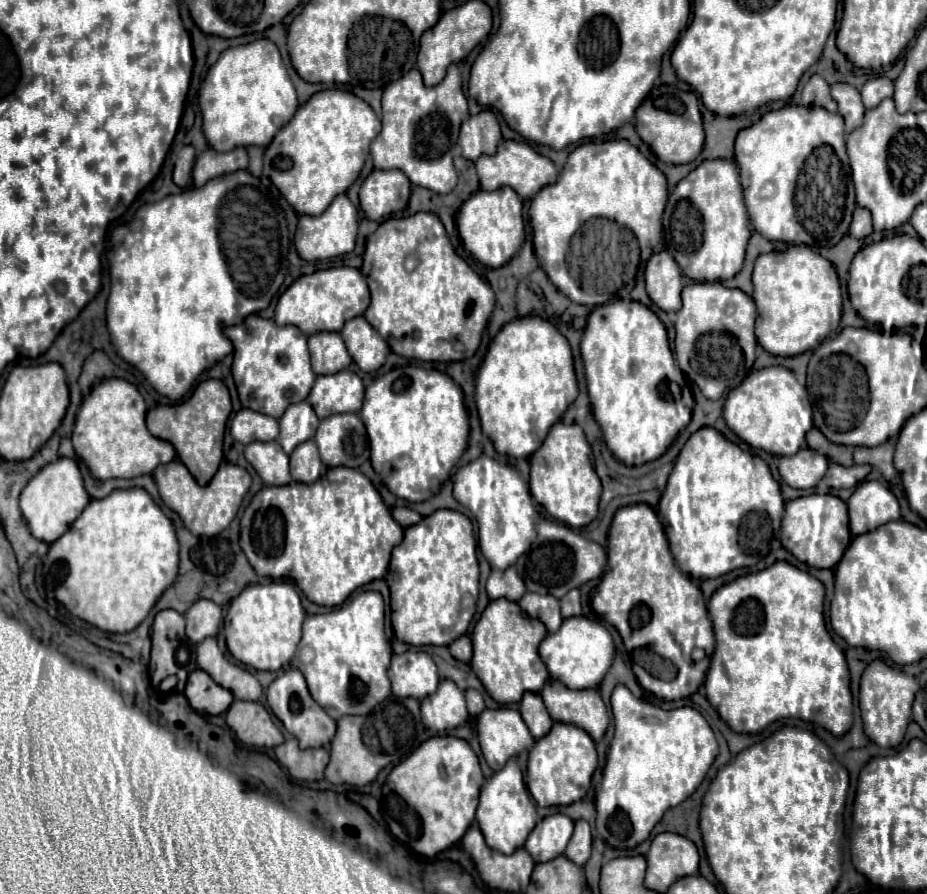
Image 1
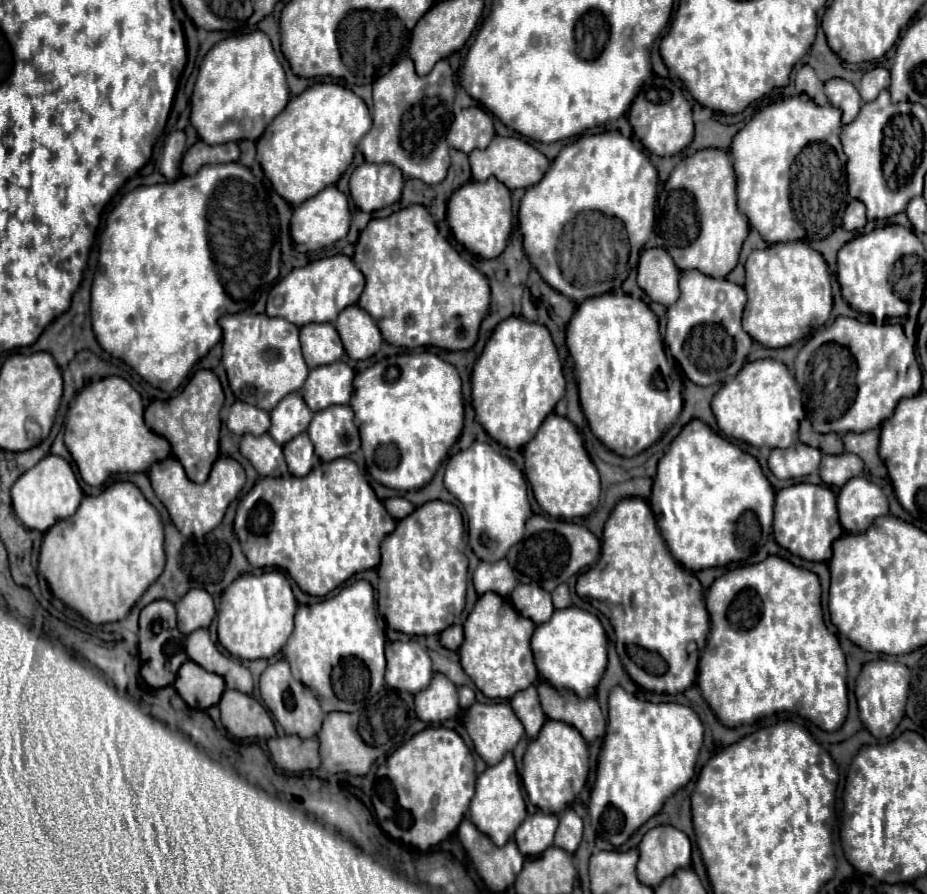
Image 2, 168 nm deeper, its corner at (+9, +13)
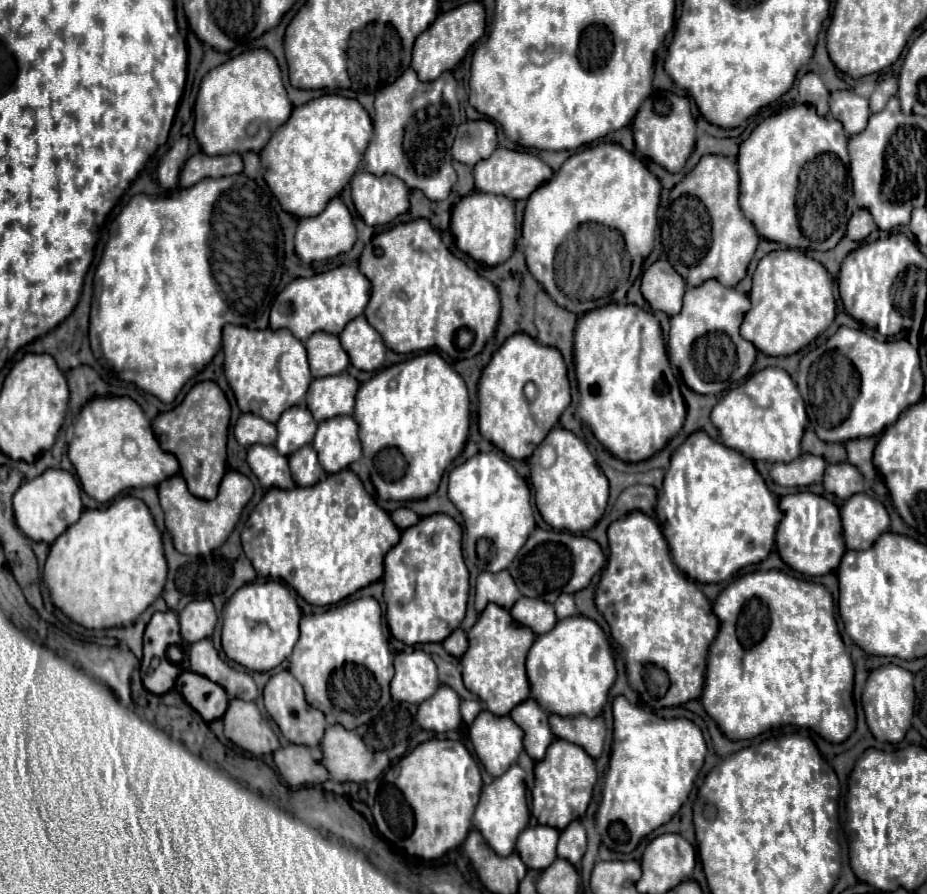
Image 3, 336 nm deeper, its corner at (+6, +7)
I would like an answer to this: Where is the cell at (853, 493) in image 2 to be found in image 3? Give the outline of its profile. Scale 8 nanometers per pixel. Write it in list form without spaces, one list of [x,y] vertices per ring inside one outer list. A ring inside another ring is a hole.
[[[866,493],[852,495],[844,501],[840,515],[846,549],[860,551],[870,547],[870,543],[874,543],[874,539],[878,539],[878,535],[890,525],[886,507]]]

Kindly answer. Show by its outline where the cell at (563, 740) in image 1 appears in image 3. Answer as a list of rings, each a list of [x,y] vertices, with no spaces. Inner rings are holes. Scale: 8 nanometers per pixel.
[[[554,739],[546,751],[546,757],[542,761],[538,761],[534,767],[532,815],[538,819],[538,823],[558,827],[558,831],[562,831],[562,827],[566,827],[566,823],[580,819],[584,815],[584,811],[592,799],[592,789],[594,789],[596,779],[598,779],[598,773],[594,767],[594,759],[590,755],[586,755],[586,751],[582,751],[582,747],[578,747],[574,743],[566,743],[564,739]]]

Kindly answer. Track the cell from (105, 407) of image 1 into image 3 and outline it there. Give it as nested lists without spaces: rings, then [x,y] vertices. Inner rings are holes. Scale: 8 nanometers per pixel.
[[[96,397],[96,399],[88,401],[84,405],[84,409],[80,411],[78,419],[76,419],[74,439],[70,441],[68,457],[70,457],[72,465],[76,467],[76,473],[78,473],[78,479],[82,483],[84,491],[90,497],[94,497],[96,501],[100,501],[100,503],[110,501],[112,497],[116,497],[120,491],[124,491],[128,487],[136,489],[136,487],[158,485],[162,479],[168,479],[170,475],[176,475],[180,471],[178,459],[174,459],[172,453],[166,453],[166,451],[160,449],[158,441],[154,439],[150,421],[146,419],[142,407],[130,397]],[[128,441],[132,441],[136,445],[136,449],[138,449],[134,457],[128,457],[124,453],[124,443],[128,443]]]

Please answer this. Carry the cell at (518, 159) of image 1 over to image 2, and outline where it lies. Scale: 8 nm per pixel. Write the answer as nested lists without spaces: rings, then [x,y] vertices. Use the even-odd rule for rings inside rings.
[[[499,135],[493,137],[493,141],[489,143],[487,149],[475,149],[469,155],[469,163],[471,163],[471,173],[473,173],[475,181],[487,181],[489,177],[497,177],[511,191],[527,189],[527,187],[539,183],[543,179],[545,171],[549,169],[547,157],[541,151],[537,151],[533,145],[529,145],[517,137],[499,137]]]

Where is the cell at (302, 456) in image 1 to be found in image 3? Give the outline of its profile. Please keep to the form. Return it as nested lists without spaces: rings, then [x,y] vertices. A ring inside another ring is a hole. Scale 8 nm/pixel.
[[[306,445],[298,451],[294,451],[294,455],[290,455],[288,461],[290,461],[292,479],[296,481],[296,485],[308,487],[310,483],[316,483],[324,473],[312,445]]]

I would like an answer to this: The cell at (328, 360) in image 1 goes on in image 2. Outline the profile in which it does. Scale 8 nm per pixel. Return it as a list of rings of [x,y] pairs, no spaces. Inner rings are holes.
[[[311,323],[301,327],[301,345],[309,369],[339,361],[345,353],[343,343],[331,323]]]

